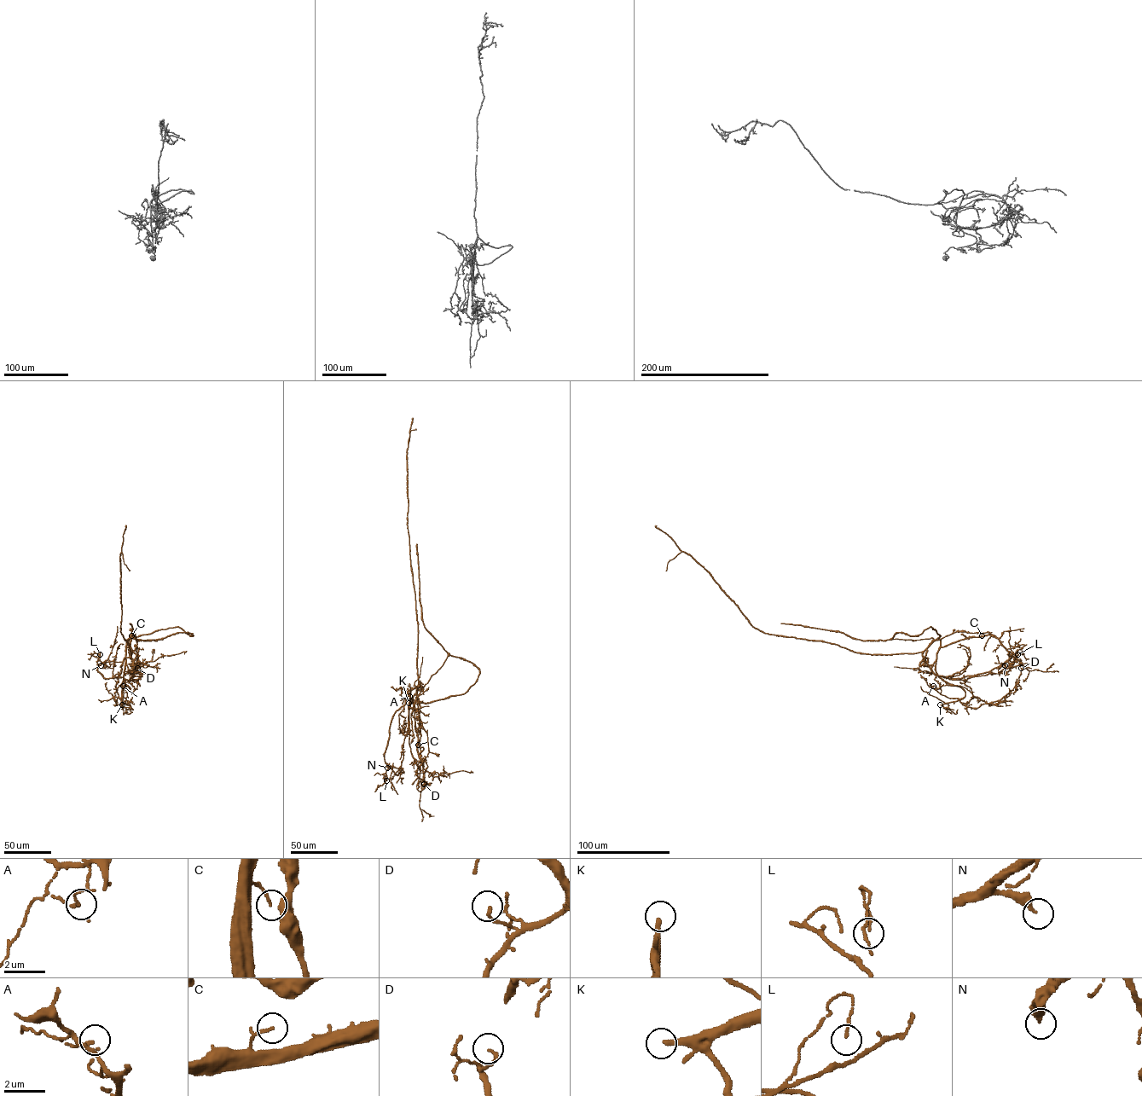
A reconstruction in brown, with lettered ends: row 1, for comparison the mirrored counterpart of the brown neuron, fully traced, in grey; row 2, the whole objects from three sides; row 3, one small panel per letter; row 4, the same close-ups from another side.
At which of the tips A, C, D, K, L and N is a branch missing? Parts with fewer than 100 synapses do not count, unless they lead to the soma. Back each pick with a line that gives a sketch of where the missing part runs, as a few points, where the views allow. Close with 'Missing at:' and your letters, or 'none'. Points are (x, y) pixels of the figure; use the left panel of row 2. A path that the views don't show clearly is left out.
K: missing branch runs (122, 704), (124, 729)
Missing at: K

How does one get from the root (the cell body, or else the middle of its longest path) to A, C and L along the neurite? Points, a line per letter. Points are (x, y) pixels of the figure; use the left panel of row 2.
A: (130, 653), (129, 638), (126, 641), (123, 686)
C: (130, 653), (130, 638), (126, 646), (131, 635)
L: (130, 653), (124, 658), (120, 674), (109, 678), (104, 678), (97, 670), (101, 663), (100, 654)

